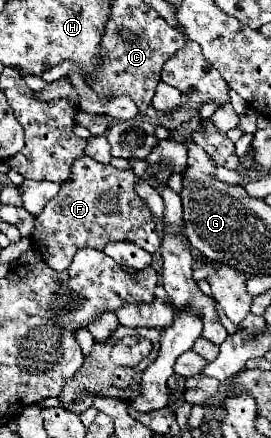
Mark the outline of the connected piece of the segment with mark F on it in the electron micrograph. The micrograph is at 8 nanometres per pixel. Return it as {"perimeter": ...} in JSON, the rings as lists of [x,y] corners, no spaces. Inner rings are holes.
{"perimeter":[[[92,157],[78,159],[70,169],[70,181],[62,183],[60,193],[46,203],[40,215],[34,217],[32,249],[42,257],[42,261],[54,271],[64,271],[78,249],[92,247],[102,251],[108,241],[130,241],[156,253],[162,245],[156,227],[152,229],[152,213],[144,207],[136,193],[136,185],[146,181],[138,177],[132,169],[114,169],[94,161]]]}

